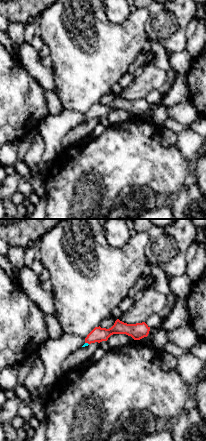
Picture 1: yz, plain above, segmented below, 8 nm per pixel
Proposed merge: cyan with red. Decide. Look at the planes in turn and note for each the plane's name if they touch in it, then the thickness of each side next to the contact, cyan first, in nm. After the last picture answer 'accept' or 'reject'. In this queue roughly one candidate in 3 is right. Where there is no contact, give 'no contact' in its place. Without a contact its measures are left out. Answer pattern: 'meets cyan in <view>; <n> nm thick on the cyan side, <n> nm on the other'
meets cyan in yz; 30 nm thick on the cyan side, 120 nm on the other

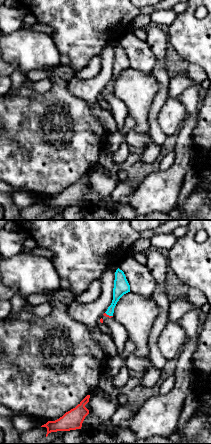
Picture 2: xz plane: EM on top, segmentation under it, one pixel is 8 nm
meets cyan in xz; 120 nm thick on the cyan side, 20 nm on the other

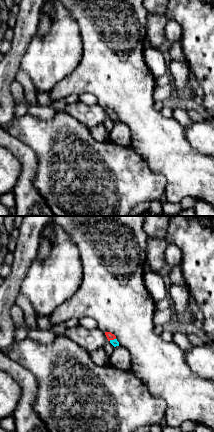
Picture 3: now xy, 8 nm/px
meets cyan in xy; 50 nm thick on the cyan side, 60 nm on the other

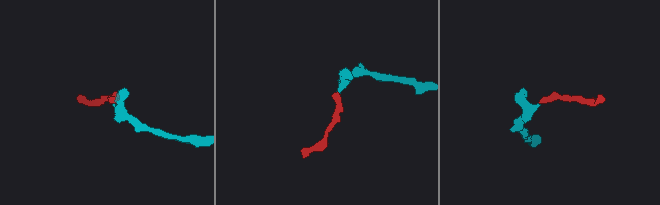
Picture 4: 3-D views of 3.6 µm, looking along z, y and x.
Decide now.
accept

